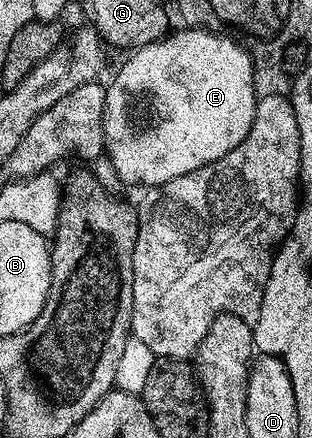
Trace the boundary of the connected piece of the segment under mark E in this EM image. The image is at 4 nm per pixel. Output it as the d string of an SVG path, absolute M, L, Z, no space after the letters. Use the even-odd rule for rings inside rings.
M195 27L181 30L181 33L173 32L141 49L131 50L120 70L113 75L112 82L107 82L106 158L113 171L128 185L151 187L170 183L170 179L178 179L178 175L190 175L190 171L198 171L198 167L206 167L234 151L234 147L246 139L254 123L257 74L248 50L222 33Z

